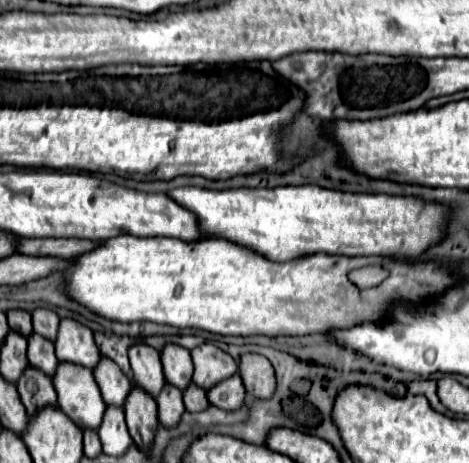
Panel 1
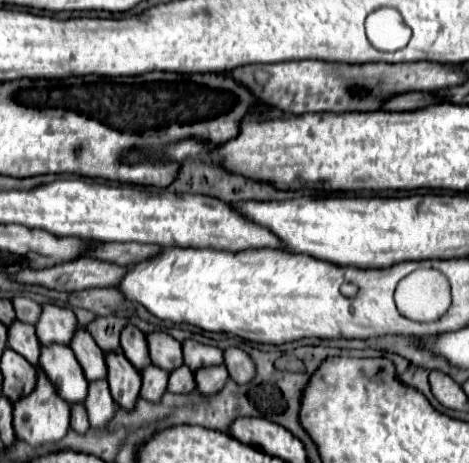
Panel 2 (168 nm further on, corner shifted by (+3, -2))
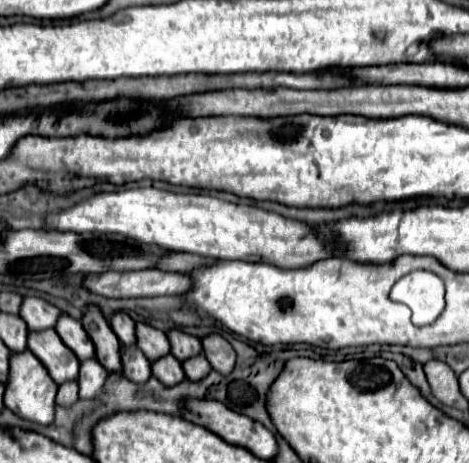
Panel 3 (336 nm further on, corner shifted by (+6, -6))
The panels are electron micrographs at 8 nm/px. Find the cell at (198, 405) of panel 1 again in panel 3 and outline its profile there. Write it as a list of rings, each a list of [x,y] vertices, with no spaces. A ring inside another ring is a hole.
[[[164,355],[156,361],[152,361],[152,375],[160,379],[164,385],[174,385],[184,379],[184,371],[178,359],[174,355]]]

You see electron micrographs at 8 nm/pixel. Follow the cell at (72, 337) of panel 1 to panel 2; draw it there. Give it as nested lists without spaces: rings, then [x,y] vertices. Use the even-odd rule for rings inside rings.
[[[43,305],[41,323],[35,329],[41,345],[69,345],[79,325],[71,309],[63,309],[57,305]]]

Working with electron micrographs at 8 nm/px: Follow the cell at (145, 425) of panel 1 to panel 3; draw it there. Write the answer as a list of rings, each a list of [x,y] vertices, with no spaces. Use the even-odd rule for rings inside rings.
[[[86,305],[84,313],[82,313],[82,325],[84,325],[86,333],[90,335],[90,339],[94,341],[98,361],[106,367],[106,371],[120,373],[120,369],[122,369],[122,363],[118,359],[120,341],[114,335],[114,331],[112,331],[110,323],[106,321],[106,317],[102,315],[100,307]]]

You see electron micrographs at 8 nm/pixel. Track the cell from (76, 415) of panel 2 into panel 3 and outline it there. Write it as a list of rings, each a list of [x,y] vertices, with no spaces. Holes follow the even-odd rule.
[[[66,381],[66,383],[58,385],[56,403],[68,407],[68,405],[72,405],[74,401],[78,401],[78,383],[76,383],[76,381]]]

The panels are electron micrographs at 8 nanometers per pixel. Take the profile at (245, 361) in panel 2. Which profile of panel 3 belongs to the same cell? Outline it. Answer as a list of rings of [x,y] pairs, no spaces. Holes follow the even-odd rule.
[[[210,333],[210,335],[202,337],[200,343],[202,343],[202,353],[208,359],[208,363],[212,365],[212,369],[216,369],[222,375],[228,375],[234,369],[236,353],[222,335]]]

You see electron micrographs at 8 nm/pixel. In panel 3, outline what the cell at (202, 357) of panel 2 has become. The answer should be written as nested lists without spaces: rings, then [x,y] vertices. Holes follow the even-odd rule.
[[[170,329],[166,333],[168,341],[170,341],[170,353],[178,359],[178,361],[184,361],[192,355],[198,355],[202,351],[202,345],[200,341],[194,337],[194,335],[188,335],[180,329]]]

